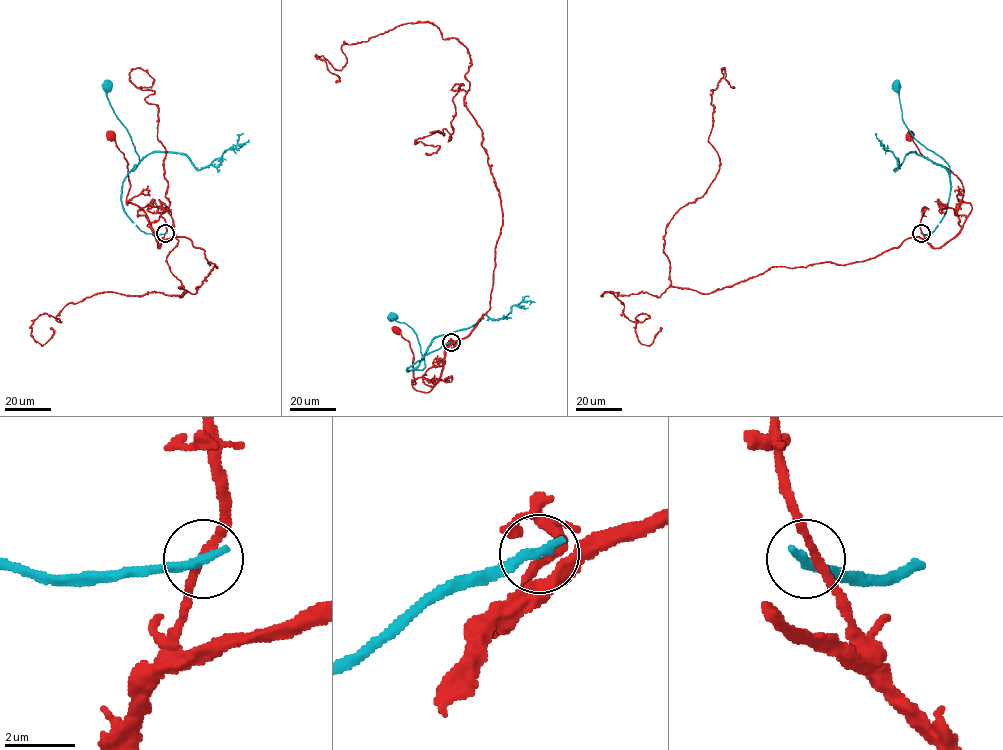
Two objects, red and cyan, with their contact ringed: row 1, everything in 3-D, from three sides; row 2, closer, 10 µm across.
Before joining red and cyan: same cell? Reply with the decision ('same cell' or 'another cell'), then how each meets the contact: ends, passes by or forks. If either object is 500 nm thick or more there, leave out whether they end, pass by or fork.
another cell; red passes by; cyan ends

